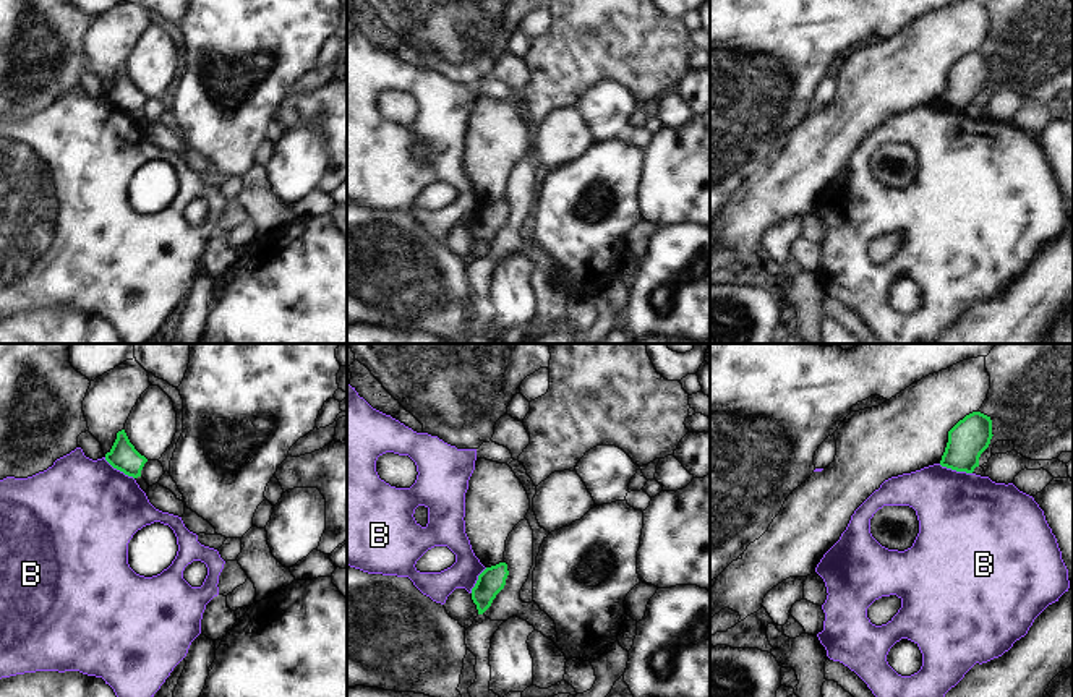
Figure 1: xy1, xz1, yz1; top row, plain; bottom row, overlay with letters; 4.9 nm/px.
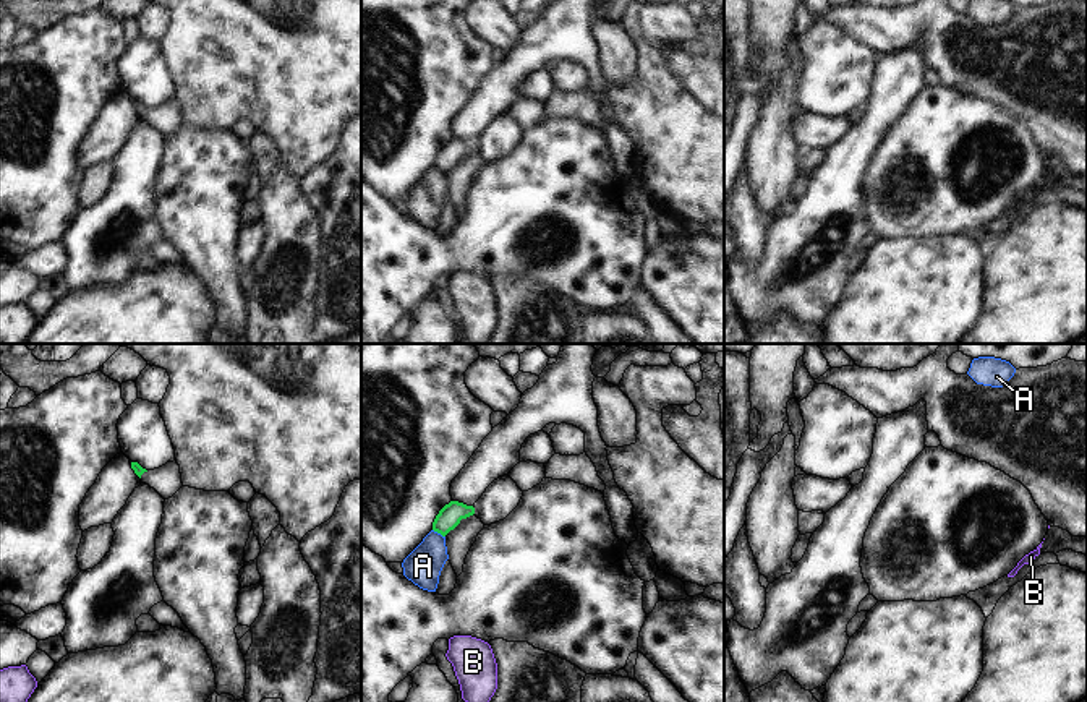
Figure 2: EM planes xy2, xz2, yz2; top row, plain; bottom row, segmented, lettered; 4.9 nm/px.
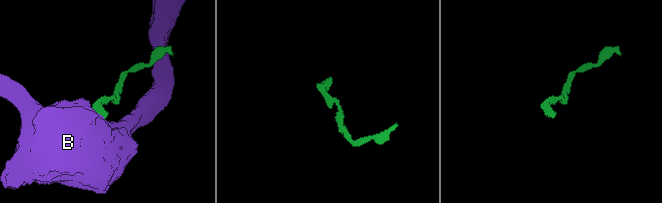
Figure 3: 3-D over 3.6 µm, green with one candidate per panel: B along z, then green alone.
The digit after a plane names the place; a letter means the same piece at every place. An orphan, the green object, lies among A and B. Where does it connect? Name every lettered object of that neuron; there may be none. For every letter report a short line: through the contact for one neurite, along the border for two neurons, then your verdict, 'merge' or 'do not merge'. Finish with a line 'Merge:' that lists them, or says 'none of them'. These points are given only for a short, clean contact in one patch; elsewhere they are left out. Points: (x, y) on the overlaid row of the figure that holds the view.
A: do not merge
B: line yz1 (939, 464), (971, 474); do not merge
Merge: none of them

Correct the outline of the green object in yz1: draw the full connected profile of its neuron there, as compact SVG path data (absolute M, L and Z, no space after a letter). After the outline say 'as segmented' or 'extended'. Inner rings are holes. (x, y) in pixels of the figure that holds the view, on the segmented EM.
M981 412L966 415L948 431L940 465L973 473L979 467L979 457L989 447L992 436L990 417Z; as segmented

